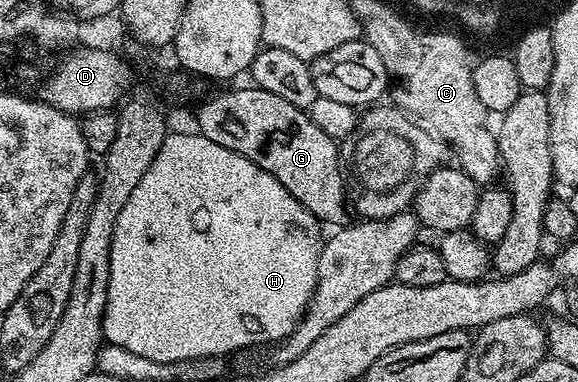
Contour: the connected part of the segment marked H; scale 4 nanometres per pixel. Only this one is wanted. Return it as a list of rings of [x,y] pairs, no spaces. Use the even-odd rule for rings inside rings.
[[[199,132],[169,133],[162,148],[158,148],[158,156],[154,156],[150,168],[146,168],[146,176],[142,176],[142,180],[138,180],[138,188],[130,192],[130,200],[126,200],[112,233],[110,284],[104,313],[105,339],[137,353],[138,356],[160,362],[228,356],[231,355],[231,350],[240,350],[243,346],[254,345],[255,342],[279,343],[295,330],[296,323],[303,318],[304,311],[308,308],[312,293],[316,291],[316,273],[322,245],[320,230],[321,223],[316,221],[314,215],[302,208],[302,204],[298,204],[298,200],[294,200],[294,196],[290,196],[290,192],[286,192],[286,188],[282,188],[282,184],[278,184],[278,180],[274,180],[270,172],[246,160],[246,156],[230,148],[222,148],[222,144],[214,144],[214,140],[206,140],[206,136]]]

